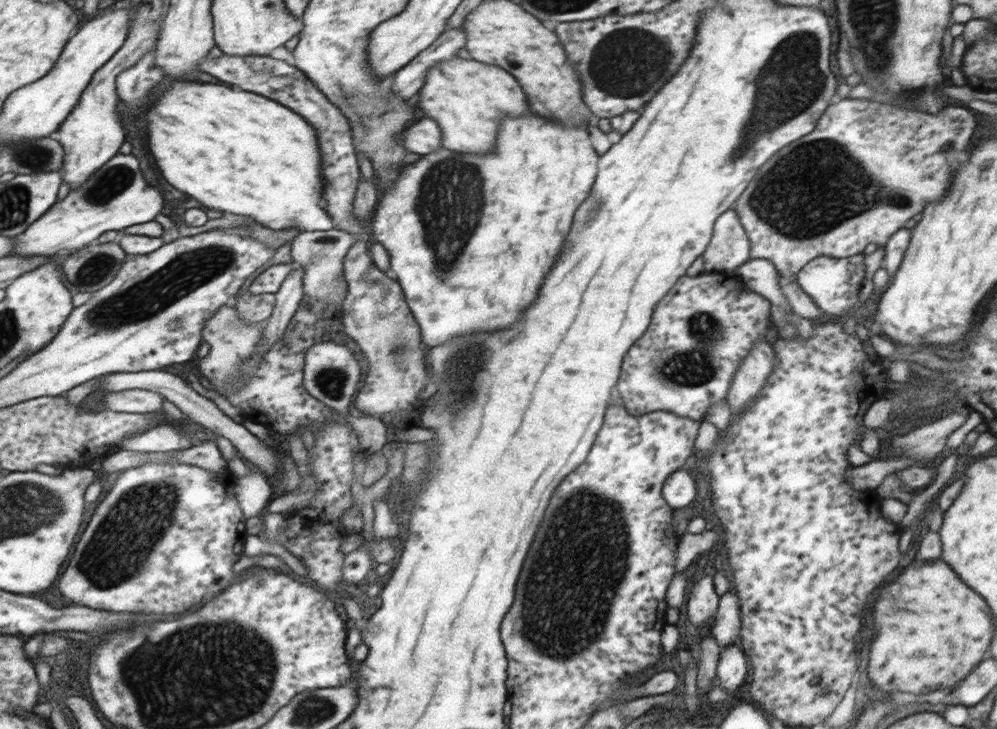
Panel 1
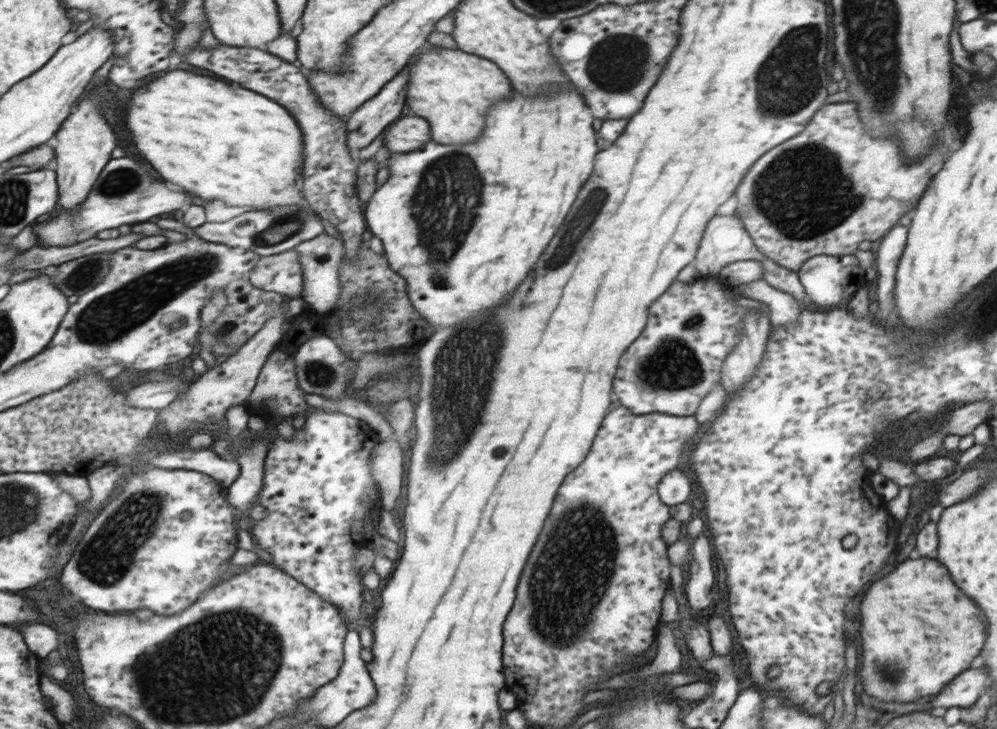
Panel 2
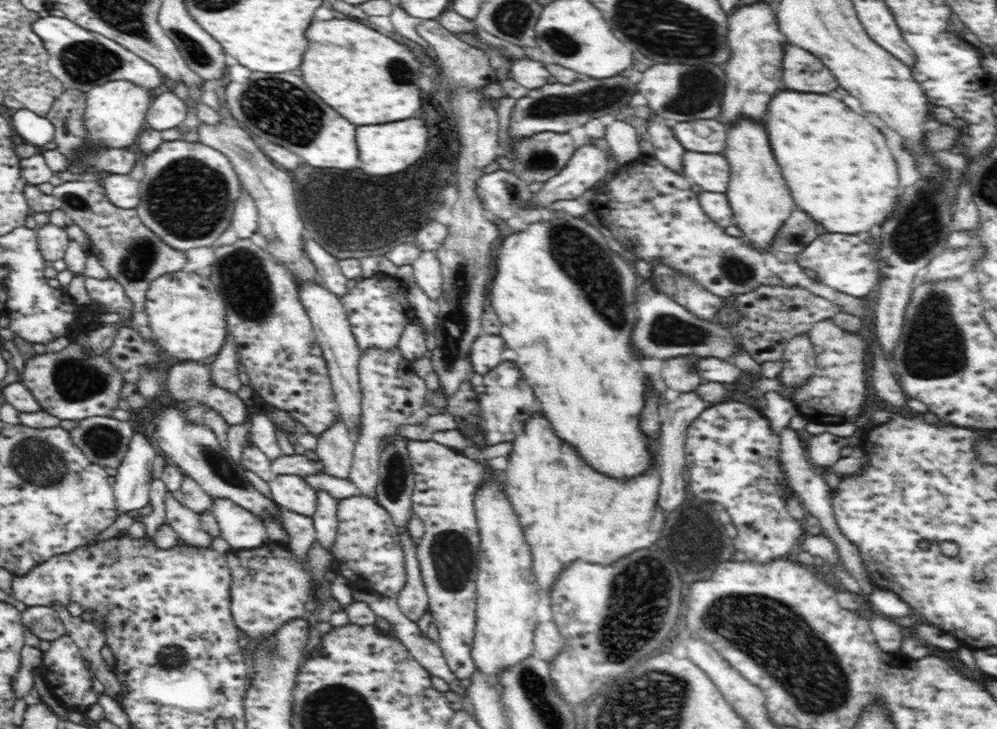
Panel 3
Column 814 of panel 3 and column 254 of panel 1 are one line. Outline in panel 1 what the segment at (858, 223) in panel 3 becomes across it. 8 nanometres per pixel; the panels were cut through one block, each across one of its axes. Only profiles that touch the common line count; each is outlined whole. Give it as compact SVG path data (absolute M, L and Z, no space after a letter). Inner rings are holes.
M176 80L146 112L144 122L150 126L146 128L150 152L166 182L176 190L190 194L204 206L246 218L250 216L272 230L297 228L301 232L314 232L333 228L323 201L325 180L316 129L290 108L252 92L234 92L232 88L218 84Z

